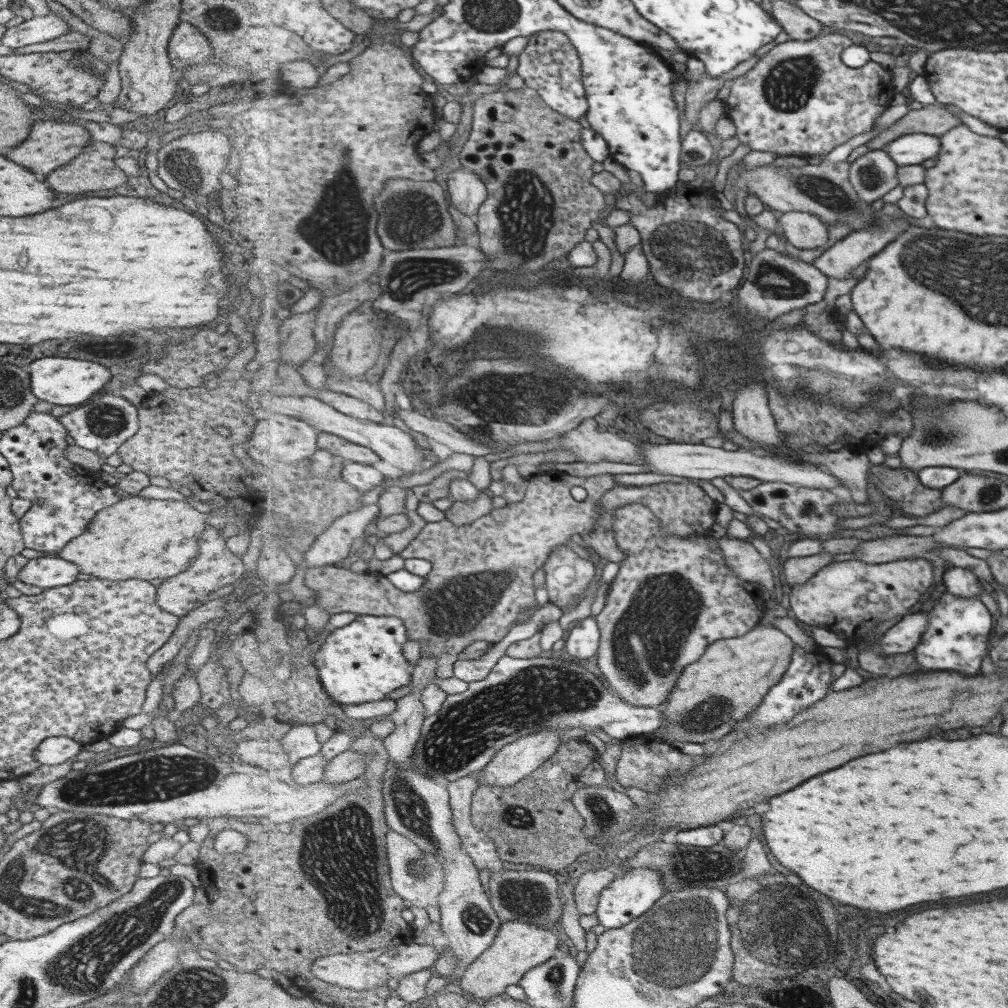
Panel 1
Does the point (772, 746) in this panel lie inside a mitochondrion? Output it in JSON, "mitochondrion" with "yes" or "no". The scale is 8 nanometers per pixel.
{"mitochondrion":"no"}

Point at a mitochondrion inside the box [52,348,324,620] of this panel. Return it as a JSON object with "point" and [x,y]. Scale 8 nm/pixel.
{"point":[105,421]}

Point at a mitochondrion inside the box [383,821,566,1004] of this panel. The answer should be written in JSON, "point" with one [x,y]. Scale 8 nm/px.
{"point":[519,900]}

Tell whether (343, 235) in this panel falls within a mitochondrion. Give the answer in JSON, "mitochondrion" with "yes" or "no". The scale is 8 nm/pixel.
{"mitochondrion":"yes"}

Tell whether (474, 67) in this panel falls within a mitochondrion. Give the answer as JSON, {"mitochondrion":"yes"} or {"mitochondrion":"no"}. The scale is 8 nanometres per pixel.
{"mitochondrion":"no"}

